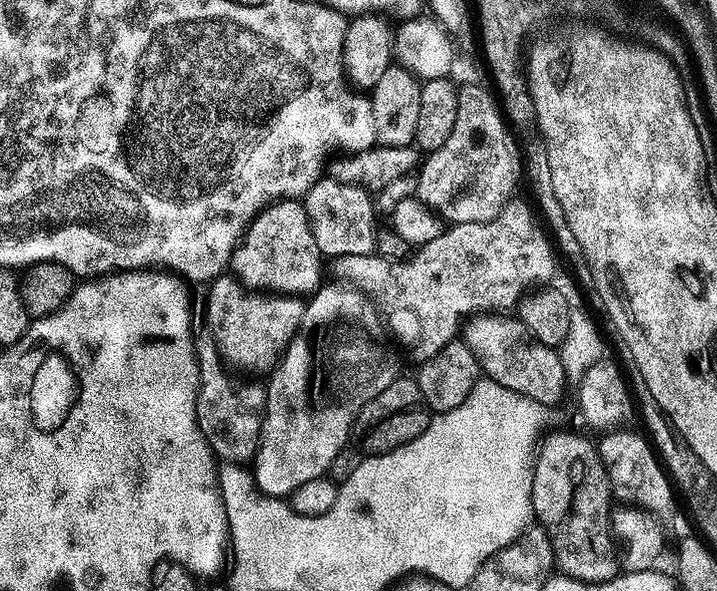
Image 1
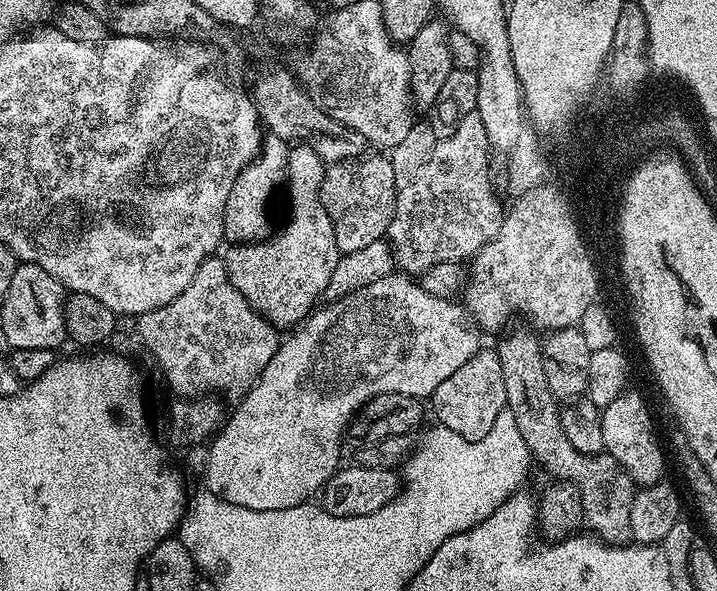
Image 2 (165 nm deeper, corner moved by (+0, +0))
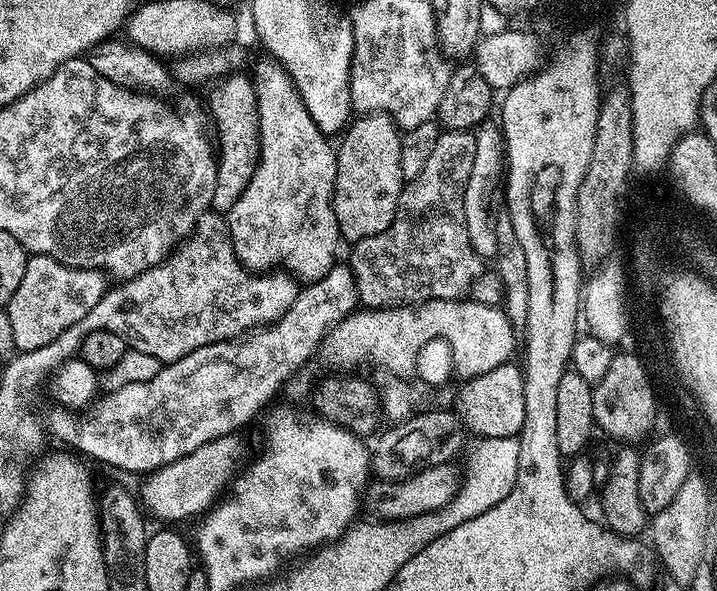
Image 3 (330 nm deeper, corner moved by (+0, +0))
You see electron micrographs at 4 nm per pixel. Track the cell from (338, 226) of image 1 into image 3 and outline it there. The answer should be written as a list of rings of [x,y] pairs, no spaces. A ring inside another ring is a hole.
[[[364,112],[339,137],[332,209],[345,241],[355,242],[382,234],[394,222],[398,198],[406,183],[402,172],[401,135],[401,129],[388,113]]]

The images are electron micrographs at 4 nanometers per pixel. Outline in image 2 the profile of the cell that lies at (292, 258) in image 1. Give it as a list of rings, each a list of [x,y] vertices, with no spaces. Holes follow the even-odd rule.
[[[271,134],[263,137],[259,154],[244,167],[242,174],[238,174],[238,178],[230,190],[230,198],[226,198],[226,210],[224,211],[225,241],[236,244],[251,244],[257,240],[265,239],[273,231],[272,216],[268,211],[272,208],[272,199],[279,192],[281,195],[282,189],[288,183],[289,151],[290,144],[282,138]]]

